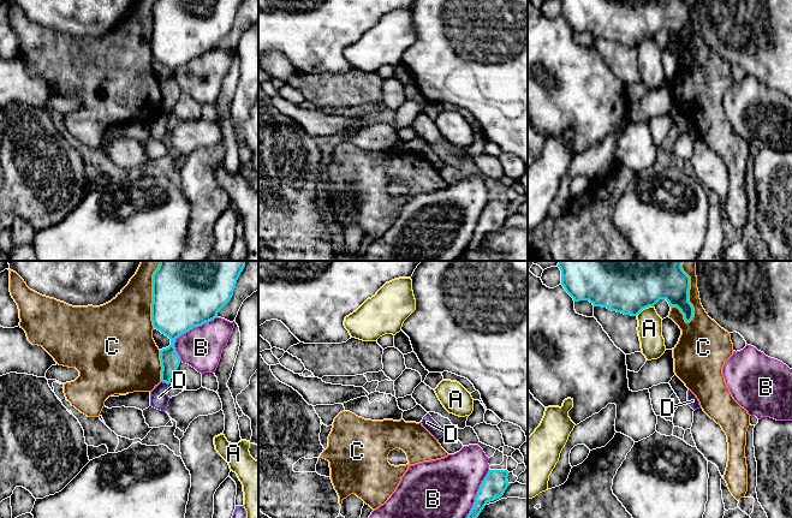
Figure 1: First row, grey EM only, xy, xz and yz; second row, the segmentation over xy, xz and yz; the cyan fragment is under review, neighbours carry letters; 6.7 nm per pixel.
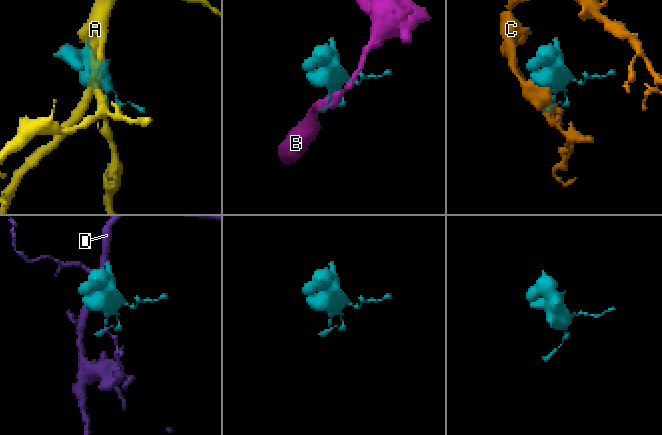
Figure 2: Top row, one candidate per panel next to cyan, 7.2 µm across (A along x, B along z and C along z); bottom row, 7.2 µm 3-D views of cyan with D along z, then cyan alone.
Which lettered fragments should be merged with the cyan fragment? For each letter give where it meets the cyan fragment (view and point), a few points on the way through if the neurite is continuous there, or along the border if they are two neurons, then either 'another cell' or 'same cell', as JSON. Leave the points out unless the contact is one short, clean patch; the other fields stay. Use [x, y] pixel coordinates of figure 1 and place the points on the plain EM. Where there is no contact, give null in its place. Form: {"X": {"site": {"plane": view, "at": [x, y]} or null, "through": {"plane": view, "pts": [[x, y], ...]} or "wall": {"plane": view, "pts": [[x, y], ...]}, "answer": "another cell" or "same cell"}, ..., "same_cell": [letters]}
{"A": {"site": {"plane": "yz", "at": [644, 39]}, "answer": "another cell"}, "B": {"site": {"plane": "xy", "at": [185, 63]}, "answer": "another cell"}, "C": {"site": {"plane": "yz", "at": [688, 27]}, "answer": "another cell"}, "D": {"site": {"plane": "xy", "at": [165, 112]}, "wall": {"plane": "xy", "pts": [[161, 111], [168, 114]]}, "answer": "another cell"}, "same_cell": []}

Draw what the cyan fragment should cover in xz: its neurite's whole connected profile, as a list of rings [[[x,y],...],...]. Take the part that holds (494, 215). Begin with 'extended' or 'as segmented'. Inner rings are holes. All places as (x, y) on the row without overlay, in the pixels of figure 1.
as segmented | [[[489,201],[484,210],[482,212],[477,226],[475,228],[474,237],[466,248],[466,251],[476,250],[484,237],[501,228],[510,216],[507,201]]]

